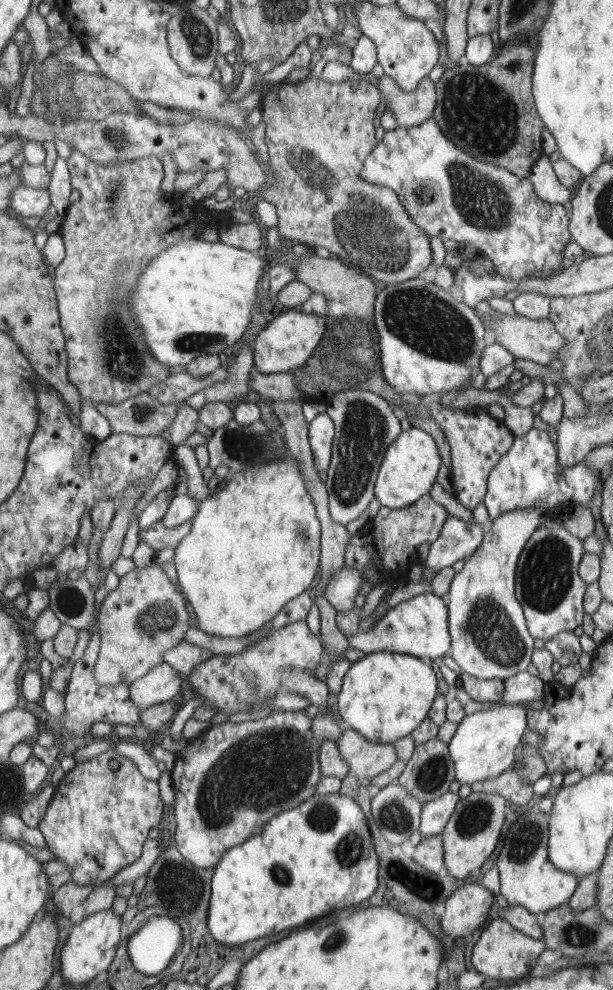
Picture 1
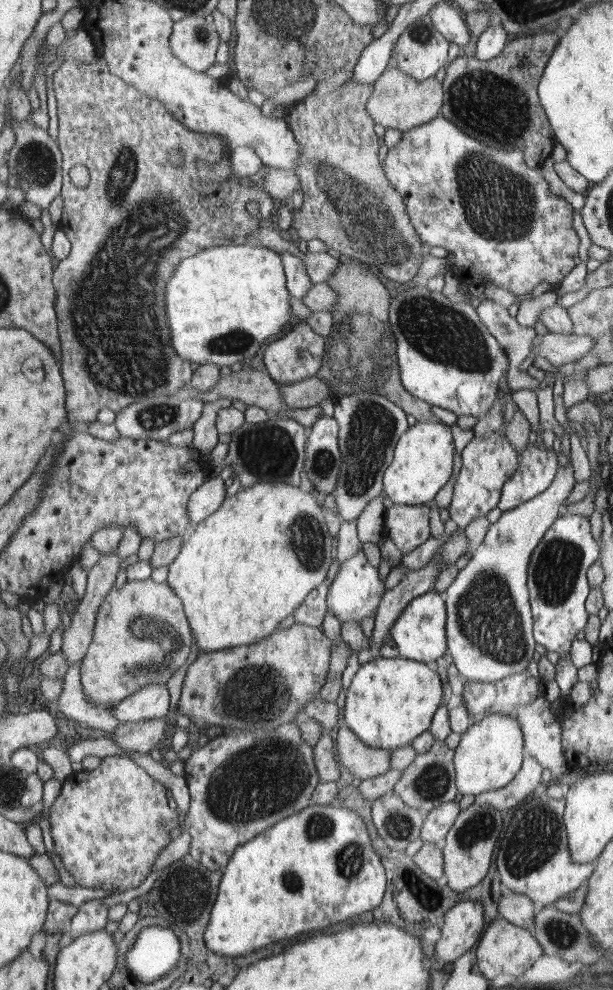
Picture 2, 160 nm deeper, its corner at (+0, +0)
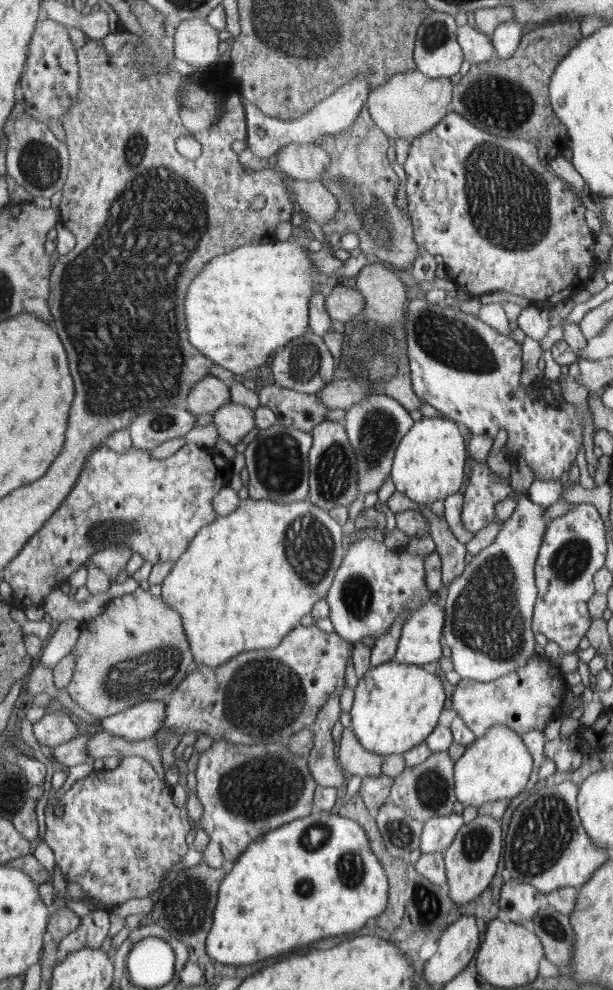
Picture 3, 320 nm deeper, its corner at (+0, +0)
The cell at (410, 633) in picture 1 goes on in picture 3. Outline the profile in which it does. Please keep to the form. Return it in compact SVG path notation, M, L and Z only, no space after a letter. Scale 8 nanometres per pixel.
M434 594L410 612L398 640L396 663L423 665L438 662L442 656L445 611L437 601L438 595Z

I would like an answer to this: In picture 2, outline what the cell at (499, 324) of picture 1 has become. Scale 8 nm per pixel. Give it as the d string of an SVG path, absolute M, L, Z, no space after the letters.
M549 331L541 336L536 333L533 337L533 350L548 359L557 368L563 364L578 362L584 356L594 352L595 338L590 335L556 334Z

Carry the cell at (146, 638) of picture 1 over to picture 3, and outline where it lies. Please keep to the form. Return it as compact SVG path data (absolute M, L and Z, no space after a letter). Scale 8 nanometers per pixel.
M140 586L132 593L124 596L116 597L111 602L107 603L105 611L94 618L94 620L83 623L83 631L80 640L75 644L75 667L73 670L73 677L67 685L67 691L70 698L78 703L84 710L93 714L99 719L112 716L122 712L124 709L139 704L142 700L167 700L167 697L185 680L188 668L194 664L192 662L192 654L190 654L189 640L186 639L185 626L182 622L181 614L168 606L163 598L154 597L150 595L149 591L144 591Z

